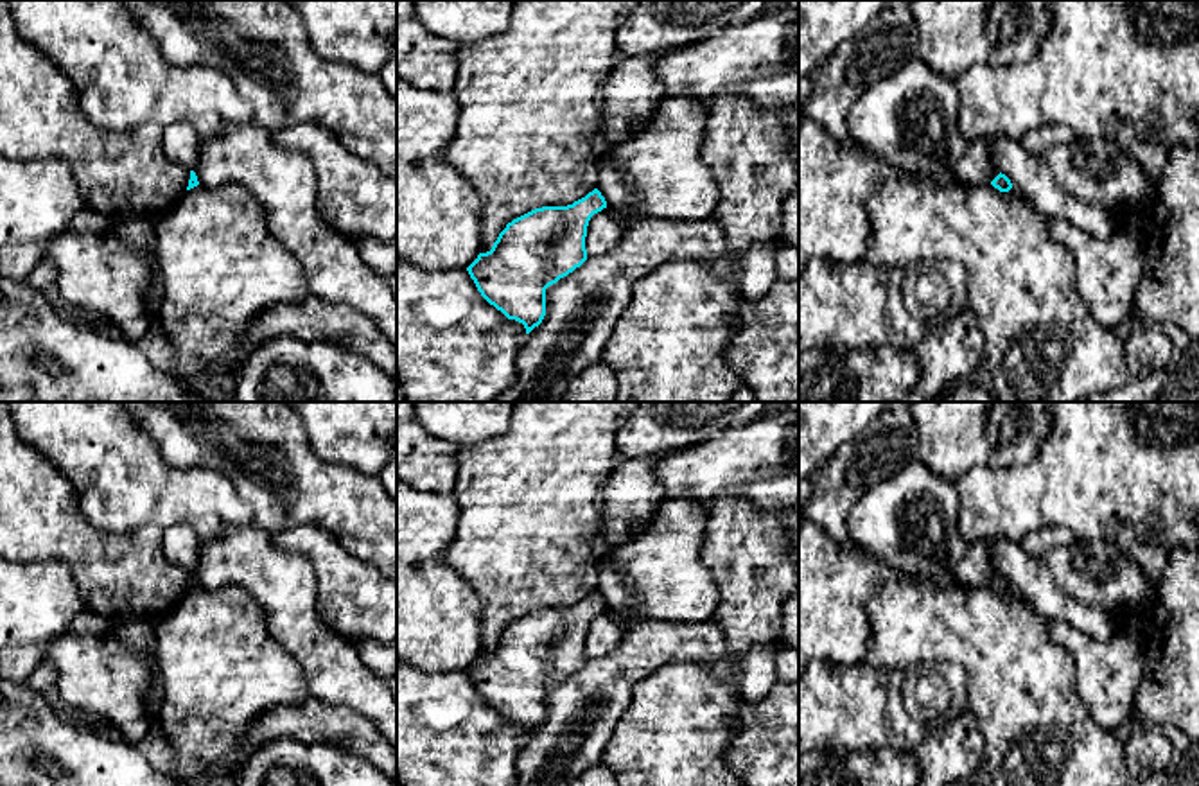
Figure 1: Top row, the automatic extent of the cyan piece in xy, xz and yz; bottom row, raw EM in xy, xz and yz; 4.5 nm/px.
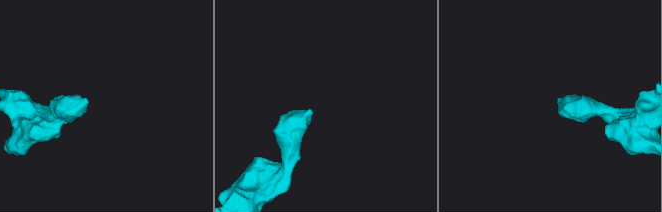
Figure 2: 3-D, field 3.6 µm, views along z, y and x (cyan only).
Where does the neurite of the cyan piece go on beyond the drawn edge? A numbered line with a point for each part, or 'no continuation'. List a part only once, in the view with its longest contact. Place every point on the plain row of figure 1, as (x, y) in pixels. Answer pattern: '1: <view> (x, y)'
no continuation

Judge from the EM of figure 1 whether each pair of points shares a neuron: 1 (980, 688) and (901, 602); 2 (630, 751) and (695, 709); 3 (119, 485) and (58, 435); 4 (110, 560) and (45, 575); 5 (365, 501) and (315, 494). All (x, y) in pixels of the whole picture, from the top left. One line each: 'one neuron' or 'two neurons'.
1: one neuron
2: one neuron
3: one neuron
4: two neurons
5: one neuron

